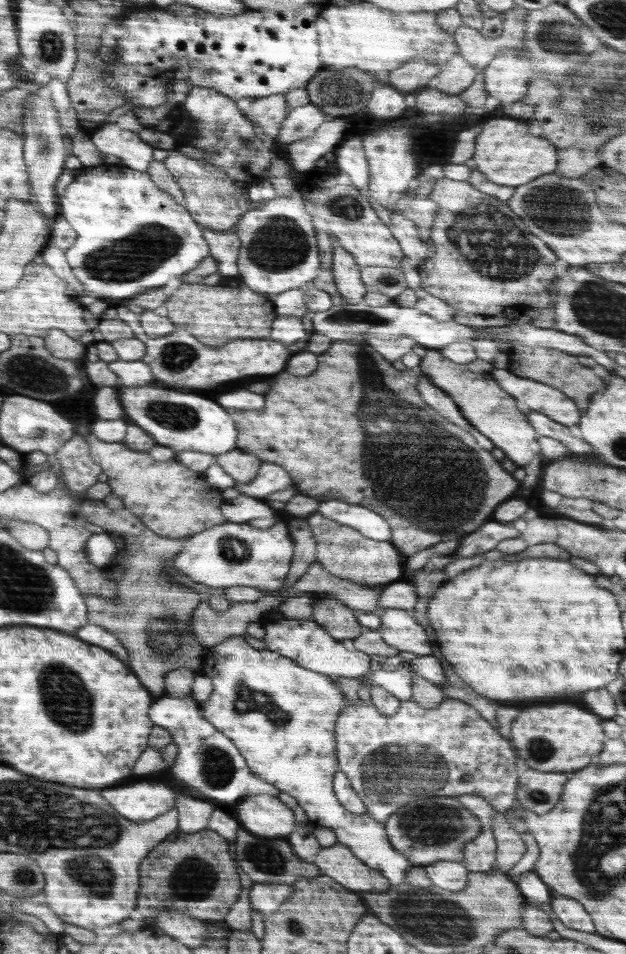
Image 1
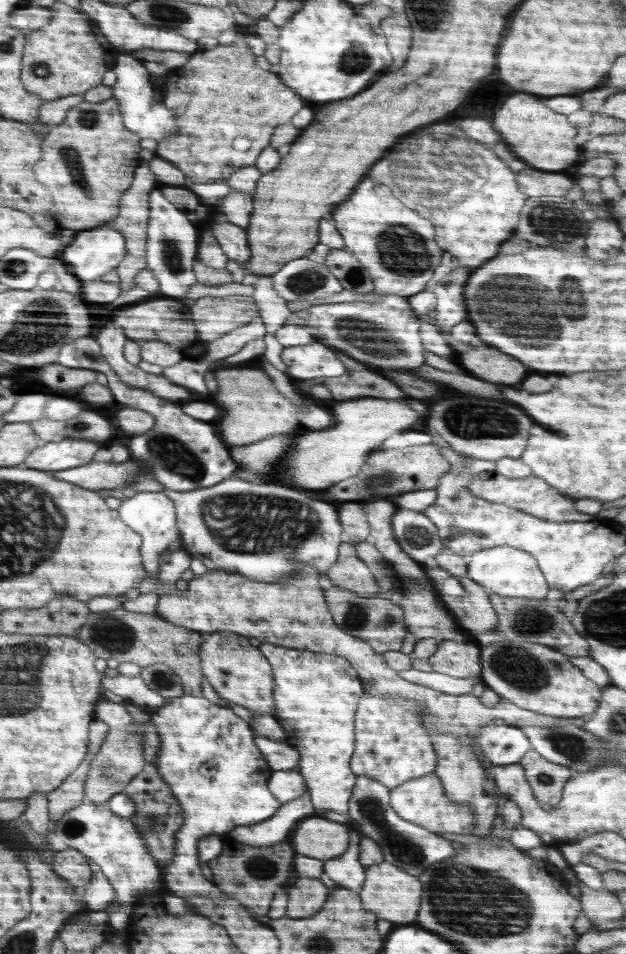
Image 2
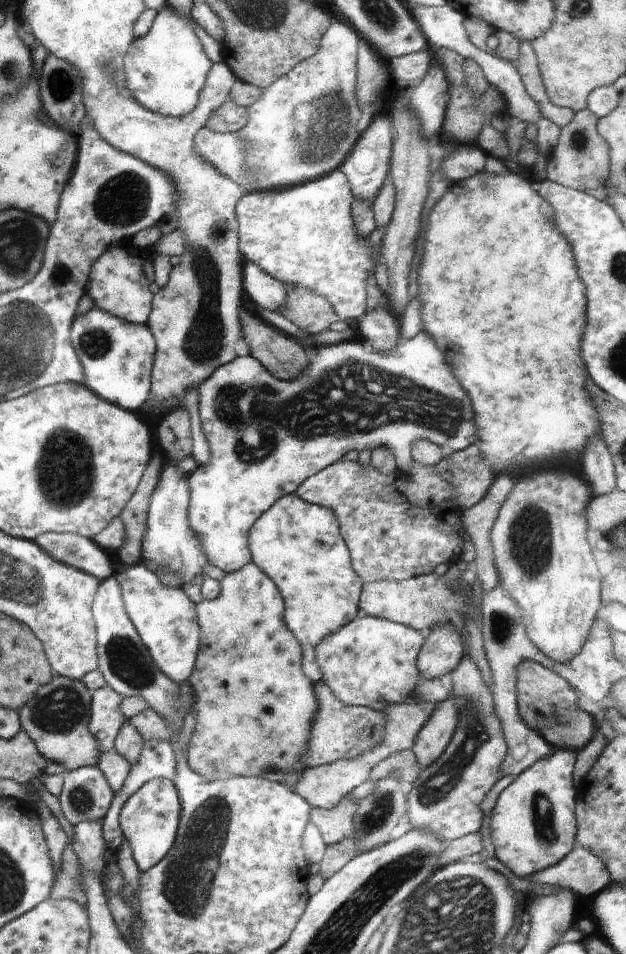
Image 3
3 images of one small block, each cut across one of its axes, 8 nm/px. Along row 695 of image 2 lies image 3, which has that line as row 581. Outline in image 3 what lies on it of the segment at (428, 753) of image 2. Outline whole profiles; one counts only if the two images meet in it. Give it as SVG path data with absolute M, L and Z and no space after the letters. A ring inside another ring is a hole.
M443 459L434 466L424 466L418 462L410 464L408 472L394 470L392 474L380 474L372 464L362 466L359 460L338 460L324 470L306 478L296 494L306 502L330 508L338 519L338 527L342 540L350 552L352 570L360 576L363 584L383 580L404 582L416 576L434 573L434 568L443 563L452 564L460 560L462 552L462 536L458 534L458 524L463 510L454 502L450 484L440 474L450 470L450 462Z

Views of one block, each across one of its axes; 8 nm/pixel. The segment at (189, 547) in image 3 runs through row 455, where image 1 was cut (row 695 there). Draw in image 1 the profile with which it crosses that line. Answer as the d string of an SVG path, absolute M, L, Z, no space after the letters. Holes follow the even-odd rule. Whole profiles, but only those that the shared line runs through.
M163 695L152 702L148 708L148 717L154 721L156 726L164 727L173 736L173 742L178 745L178 755L174 758L171 768L163 773L163 778L170 782L177 791L188 790L188 794L196 795L198 798L210 800L217 803L237 804L246 796L269 794L278 796L278 788L273 784L254 776L242 758L240 751L230 738L224 736L217 728L214 728L208 720L202 716L202 708L199 708L199 701L194 700L193 696L186 698L174 698L174 696Z

